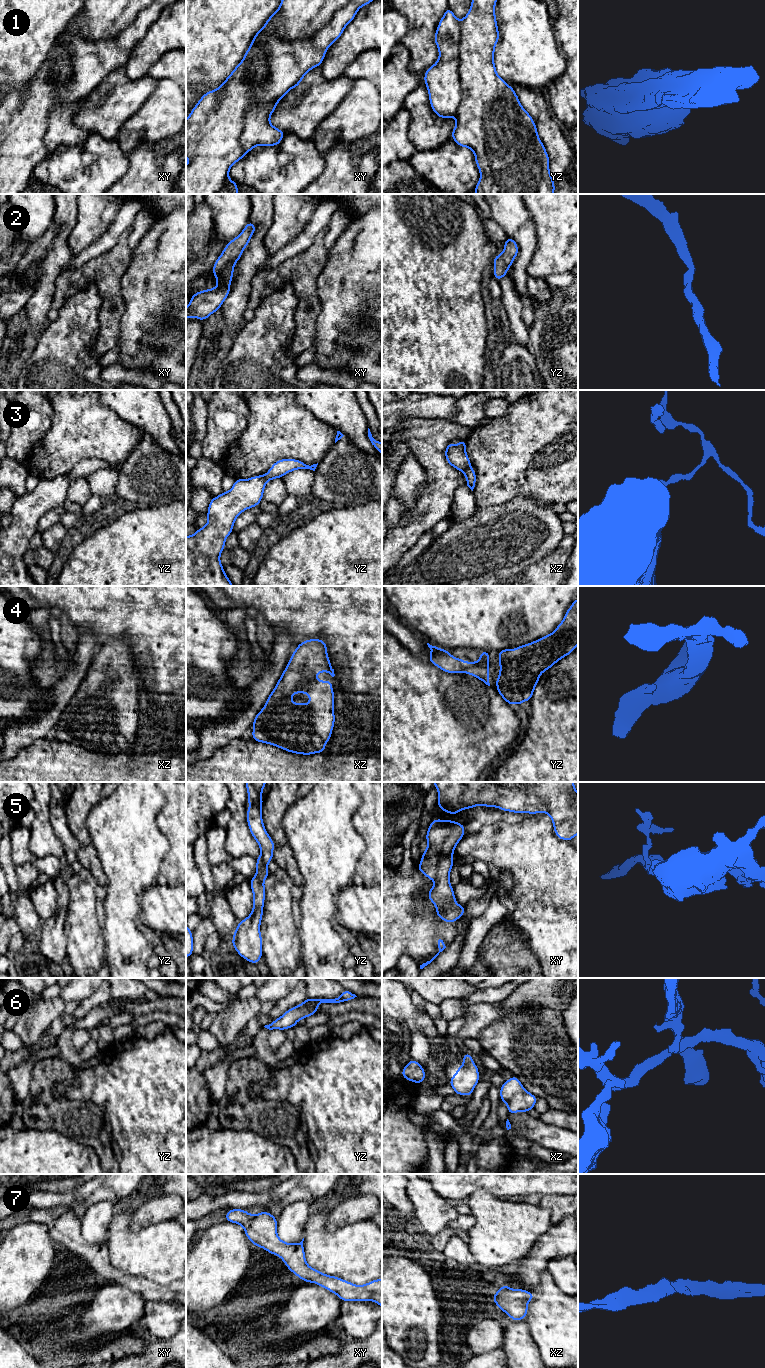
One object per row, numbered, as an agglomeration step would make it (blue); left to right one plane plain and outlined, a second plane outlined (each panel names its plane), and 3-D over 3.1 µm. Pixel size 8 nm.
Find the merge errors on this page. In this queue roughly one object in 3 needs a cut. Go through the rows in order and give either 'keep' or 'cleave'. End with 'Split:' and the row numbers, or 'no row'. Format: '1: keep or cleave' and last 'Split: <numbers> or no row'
1: cleave
2: keep
3: cleave
4: keep
5: keep
6: keep
7: keep
Split: 1, 3

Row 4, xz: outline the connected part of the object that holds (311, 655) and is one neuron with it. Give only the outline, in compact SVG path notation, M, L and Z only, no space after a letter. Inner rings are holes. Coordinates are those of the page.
M309 639L301 642L291 655L275 688L252 723L252 740L273 745L285 751L312 755L324 753L326 743L331 739L335 723L332 681L318 680L315 676L321 672L335 676L327 653L327 644L321 639ZM294 693L308 694L308 704L292 703Z

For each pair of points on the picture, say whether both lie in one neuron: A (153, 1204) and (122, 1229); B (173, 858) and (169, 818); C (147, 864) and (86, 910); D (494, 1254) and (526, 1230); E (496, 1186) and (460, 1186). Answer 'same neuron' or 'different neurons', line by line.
A: different neurons
B: same neuron
C: different neurons
D: same neuron
E: same neuron

